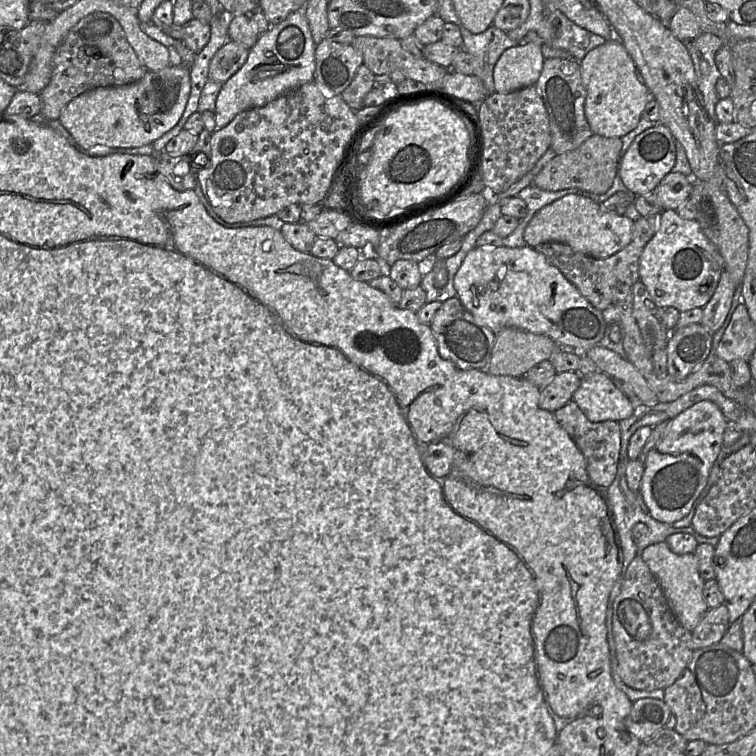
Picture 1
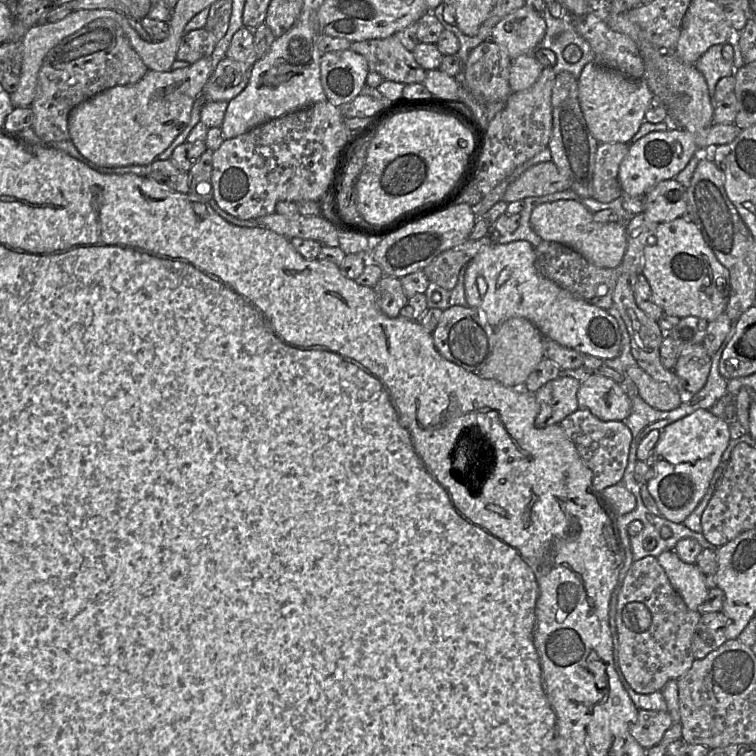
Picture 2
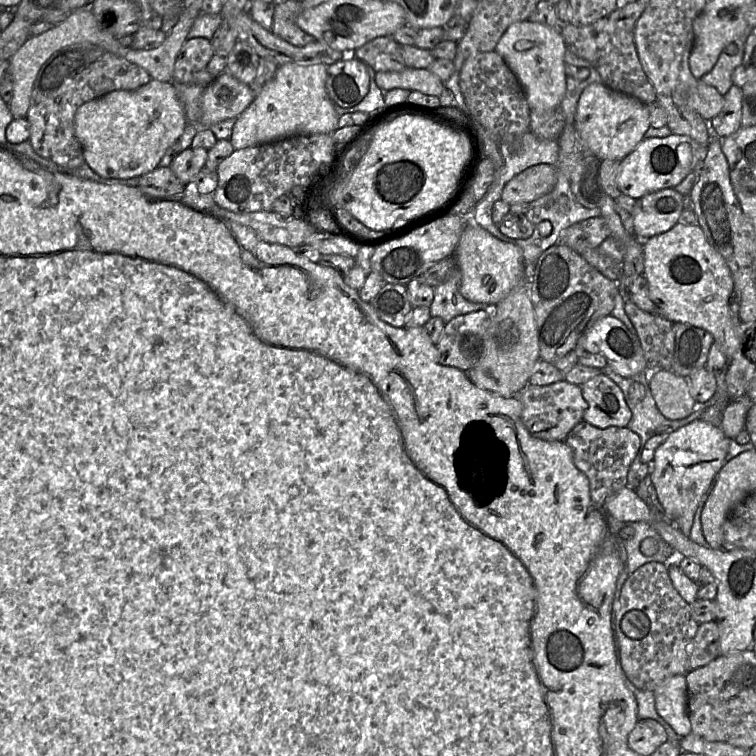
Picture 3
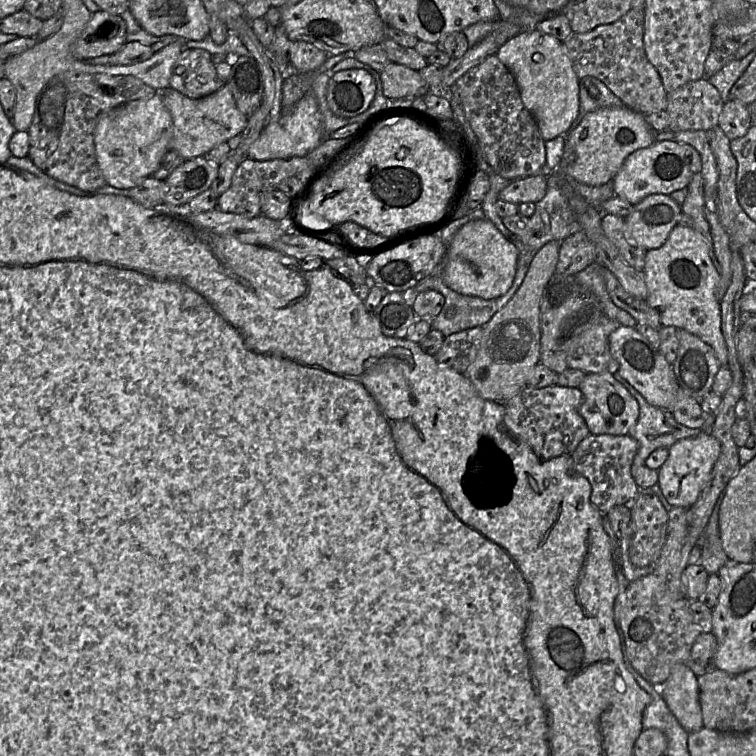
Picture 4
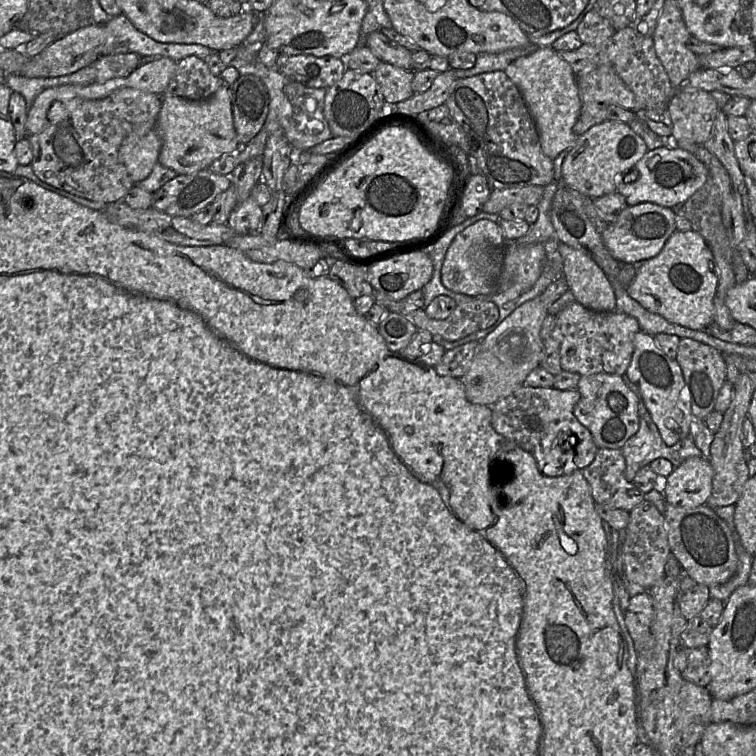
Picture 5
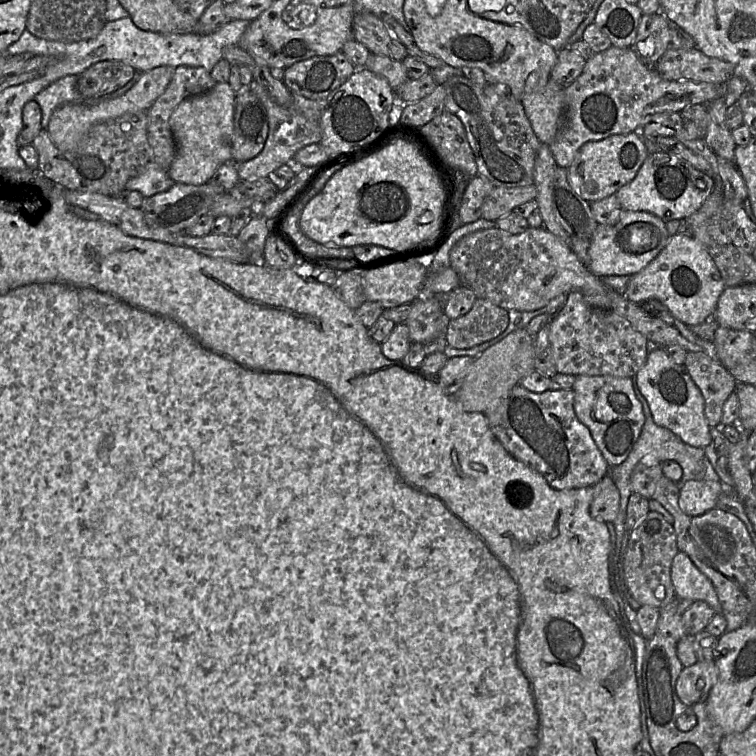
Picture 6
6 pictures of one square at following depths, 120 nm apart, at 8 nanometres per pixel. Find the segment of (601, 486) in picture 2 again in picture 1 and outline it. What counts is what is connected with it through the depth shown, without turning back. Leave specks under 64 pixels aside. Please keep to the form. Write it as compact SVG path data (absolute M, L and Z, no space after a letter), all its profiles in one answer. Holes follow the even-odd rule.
M573 400L553 415L582 452L590 480L607 489L615 479L620 454L621 430L618 421L591 422Z

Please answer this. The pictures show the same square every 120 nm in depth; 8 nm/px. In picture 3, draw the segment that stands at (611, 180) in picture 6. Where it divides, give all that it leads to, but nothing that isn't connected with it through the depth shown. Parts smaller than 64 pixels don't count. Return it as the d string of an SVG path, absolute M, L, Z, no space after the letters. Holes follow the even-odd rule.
M594 82L585 87L579 98L574 125L580 139L597 158L622 161L645 139L645 133L651 127L649 106L634 97L609 88L603 82Z

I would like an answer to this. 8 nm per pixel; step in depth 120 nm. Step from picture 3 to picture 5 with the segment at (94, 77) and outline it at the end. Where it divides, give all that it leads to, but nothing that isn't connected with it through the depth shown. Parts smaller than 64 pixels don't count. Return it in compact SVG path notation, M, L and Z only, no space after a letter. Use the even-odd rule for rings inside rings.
M129 87L119 88L102 99L75 97L55 101L48 110L45 129L28 136L33 153L32 169L41 180L89 200L105 203L123 201L135 184L120 161L119 149L129 135L143 137L156 129L160 108L161 96Z

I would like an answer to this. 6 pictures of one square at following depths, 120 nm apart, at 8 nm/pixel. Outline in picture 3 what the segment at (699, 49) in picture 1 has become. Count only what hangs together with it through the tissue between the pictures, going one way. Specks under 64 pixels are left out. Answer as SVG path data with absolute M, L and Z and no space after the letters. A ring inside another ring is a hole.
M744 39L737 41L738 51L734 55L728 55L724 51L720 54L712 70L700 79L703 83L713 86L725 96L733 85L732 75L734 70L742 63L744 57Z

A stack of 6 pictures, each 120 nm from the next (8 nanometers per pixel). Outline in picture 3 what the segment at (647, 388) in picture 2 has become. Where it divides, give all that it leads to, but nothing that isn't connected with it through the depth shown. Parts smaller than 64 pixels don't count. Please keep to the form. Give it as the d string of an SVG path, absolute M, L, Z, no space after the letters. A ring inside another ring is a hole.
M670 370L651 372L647 386L661 414L669 420L680 420L694 411L696 401L691 396L686 379Z

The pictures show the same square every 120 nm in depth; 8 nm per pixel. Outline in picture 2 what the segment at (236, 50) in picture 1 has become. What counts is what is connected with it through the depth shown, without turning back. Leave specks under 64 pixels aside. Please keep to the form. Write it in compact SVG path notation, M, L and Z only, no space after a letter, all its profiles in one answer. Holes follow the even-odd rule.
M228 57L221 59L215 66L210 78L203 88L205 101L225 101L239 95L247 86L250 67Z

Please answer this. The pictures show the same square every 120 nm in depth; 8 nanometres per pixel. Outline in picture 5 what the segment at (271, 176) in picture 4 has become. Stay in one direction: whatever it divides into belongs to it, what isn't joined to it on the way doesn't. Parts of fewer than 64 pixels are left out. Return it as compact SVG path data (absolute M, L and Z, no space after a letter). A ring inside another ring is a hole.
M250 195L242 203L238 203L231 212L227 224L238 235L257 235L261 233L262 208Z

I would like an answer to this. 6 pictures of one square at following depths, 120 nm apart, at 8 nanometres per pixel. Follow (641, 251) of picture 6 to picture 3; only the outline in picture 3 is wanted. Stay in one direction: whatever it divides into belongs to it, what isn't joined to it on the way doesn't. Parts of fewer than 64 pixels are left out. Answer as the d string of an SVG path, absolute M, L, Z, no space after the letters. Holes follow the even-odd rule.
M674 188L649 193L636 200L631 214L638 241L670 230L684 210L684 196Z

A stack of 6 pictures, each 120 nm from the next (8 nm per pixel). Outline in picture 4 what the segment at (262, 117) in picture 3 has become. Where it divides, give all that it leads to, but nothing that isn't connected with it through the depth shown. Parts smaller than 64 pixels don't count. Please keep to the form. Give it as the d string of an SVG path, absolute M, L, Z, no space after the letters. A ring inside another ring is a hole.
M312 93L305 94L291 108L282 110L277 122L267 125L251 144L247 156L254 160L288 159L306 156L326 138L318 102Z

